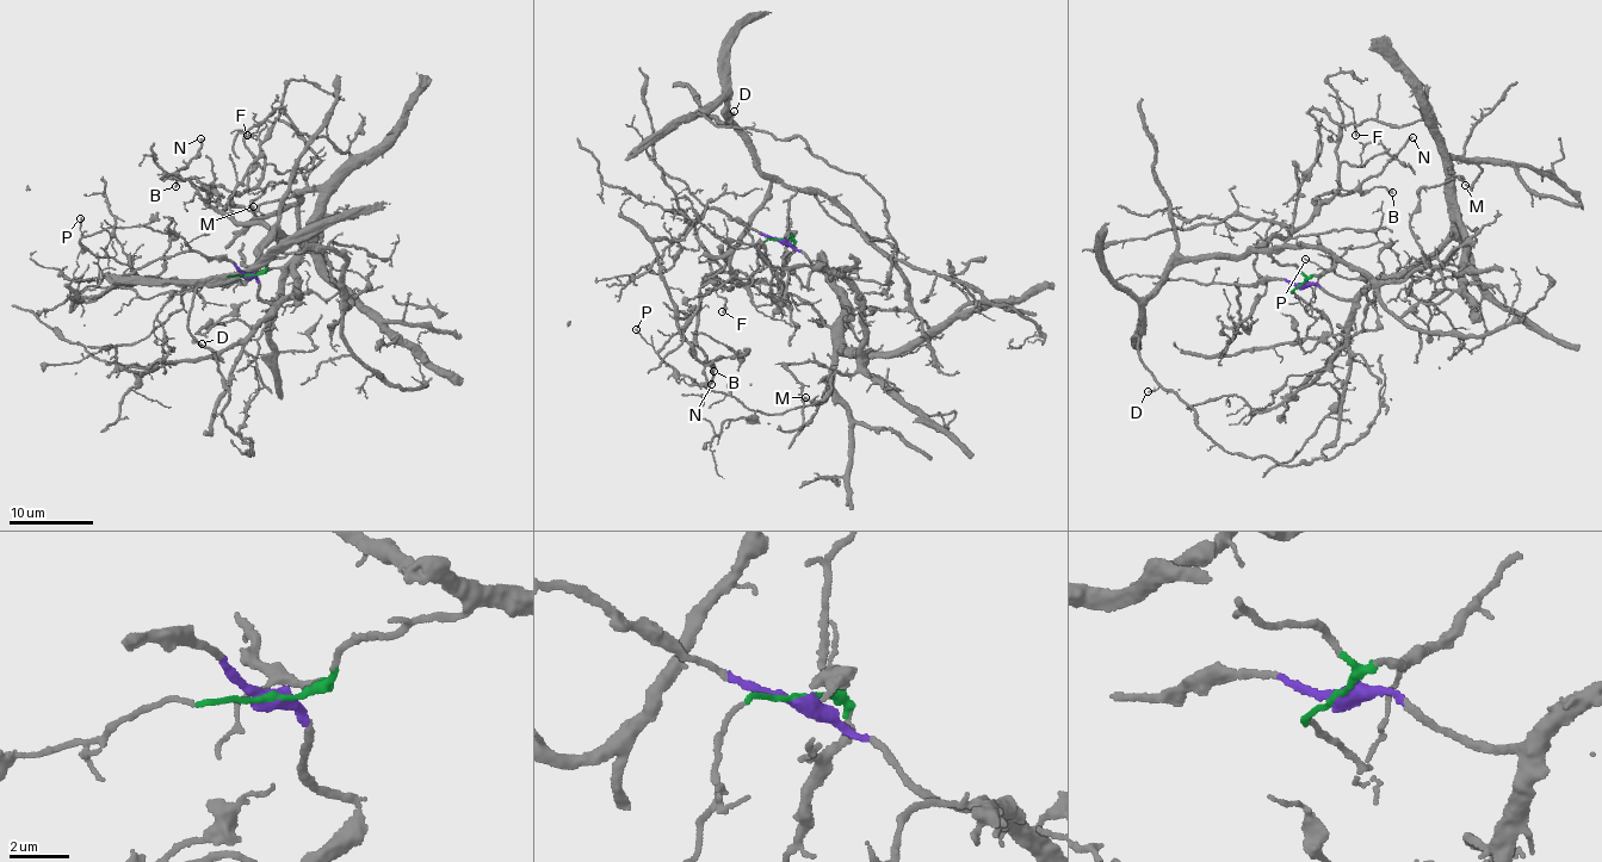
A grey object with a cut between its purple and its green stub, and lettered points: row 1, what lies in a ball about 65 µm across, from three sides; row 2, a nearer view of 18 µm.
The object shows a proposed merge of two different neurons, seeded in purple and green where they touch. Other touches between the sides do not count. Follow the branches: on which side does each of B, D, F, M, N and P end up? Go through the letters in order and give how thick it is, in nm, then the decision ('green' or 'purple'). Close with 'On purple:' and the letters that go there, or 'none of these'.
B: 170 nm | green
D: 90 nm | green
F: 110 nm | green
M: 150 nm | purple
N: 200 nm | green
P: 120 nm | purple
On purple: M, P

